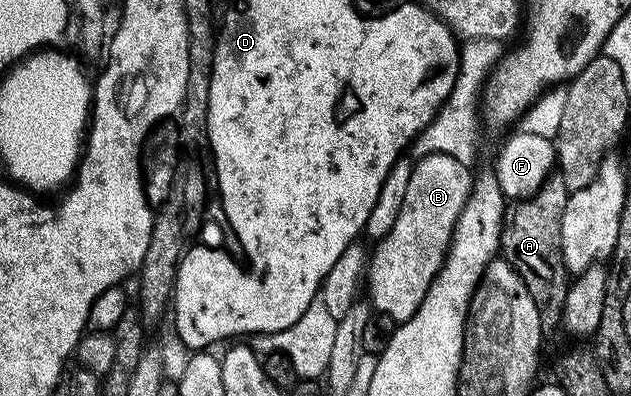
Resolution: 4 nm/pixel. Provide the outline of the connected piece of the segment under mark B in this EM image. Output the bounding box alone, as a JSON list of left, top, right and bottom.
[368,153,474,323]

